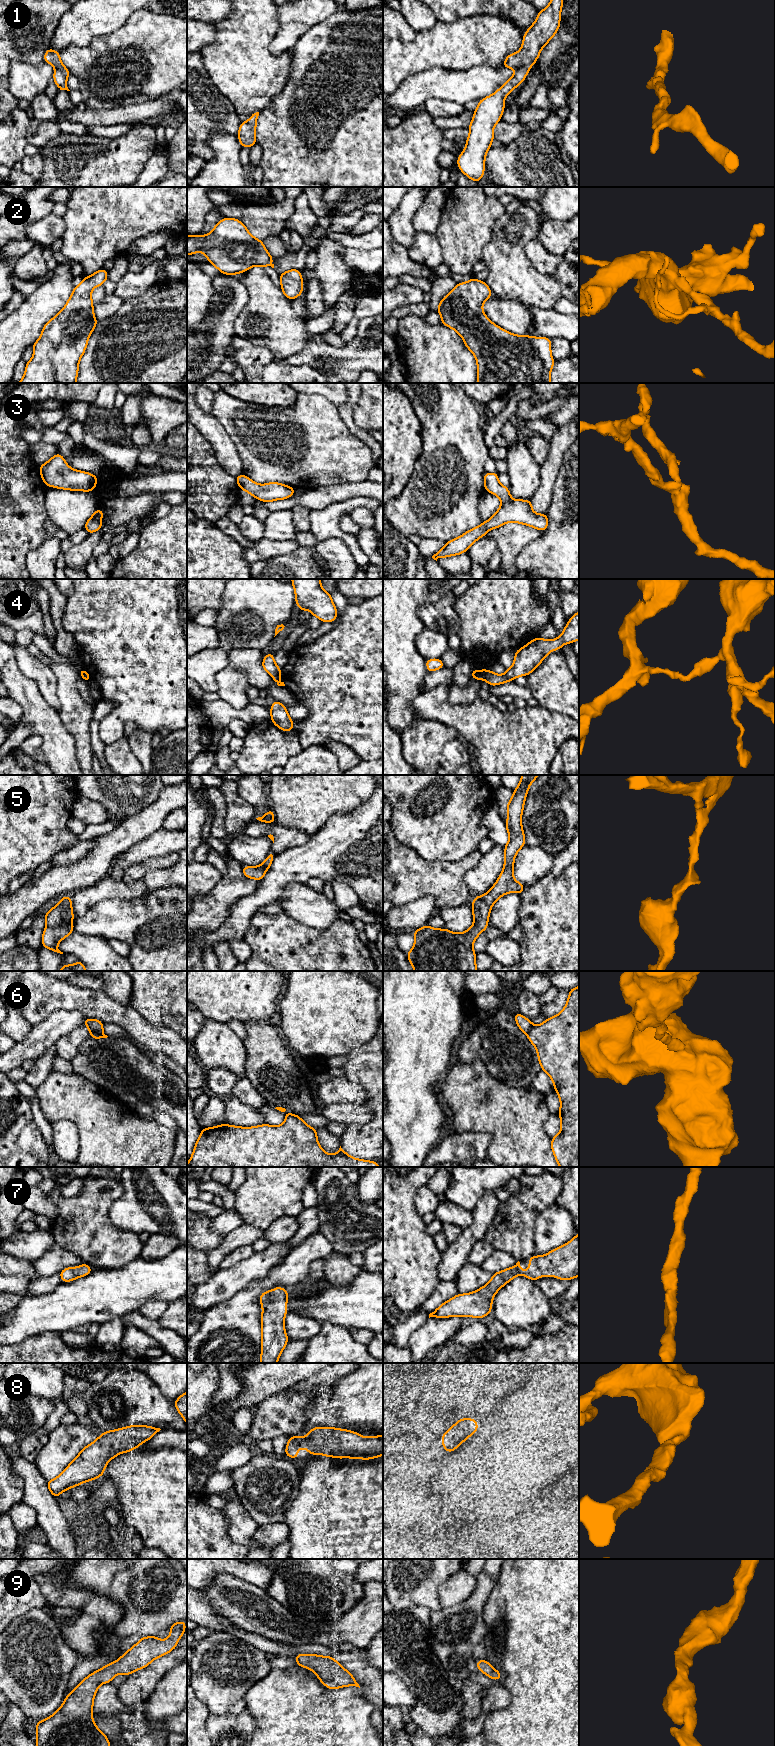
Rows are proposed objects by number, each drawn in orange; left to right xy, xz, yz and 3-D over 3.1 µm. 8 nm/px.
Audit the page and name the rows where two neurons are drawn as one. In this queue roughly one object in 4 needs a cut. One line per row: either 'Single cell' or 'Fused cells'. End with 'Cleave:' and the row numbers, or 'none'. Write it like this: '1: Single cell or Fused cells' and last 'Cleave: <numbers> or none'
1: Single cell
2: Single cell
3: Single cell
4: Fused cells
5: Single cell
6: Fused cells
7: Single cell
8: Single cell
9: Single cell
Cleave: 4, 6

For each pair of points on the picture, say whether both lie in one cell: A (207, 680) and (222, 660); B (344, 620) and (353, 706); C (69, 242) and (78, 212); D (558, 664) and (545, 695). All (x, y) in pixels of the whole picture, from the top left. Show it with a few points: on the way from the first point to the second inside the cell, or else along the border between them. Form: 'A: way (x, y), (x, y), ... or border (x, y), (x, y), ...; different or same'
A: way (207, 675), (217, 665); same
B: way (353, 641), (353, 685); same
C: way (76, 235), (78, 233), (78, 219); same
D: way (554, 672), (552, 687); same

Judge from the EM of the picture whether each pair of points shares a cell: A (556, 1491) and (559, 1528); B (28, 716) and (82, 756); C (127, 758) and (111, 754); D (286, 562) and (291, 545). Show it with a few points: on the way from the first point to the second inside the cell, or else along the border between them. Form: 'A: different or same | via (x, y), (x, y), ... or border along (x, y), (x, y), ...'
A: different | border along (565, 1503), (550, 1507), (533, 1505)
B: different | border along (66, 729), (73, 738), (75, 756), (80, 764)
C: same | via (123, 758), (115, 754)
D: different | border along (299, 547), (289, 553), (270, 557), (266, 560)

